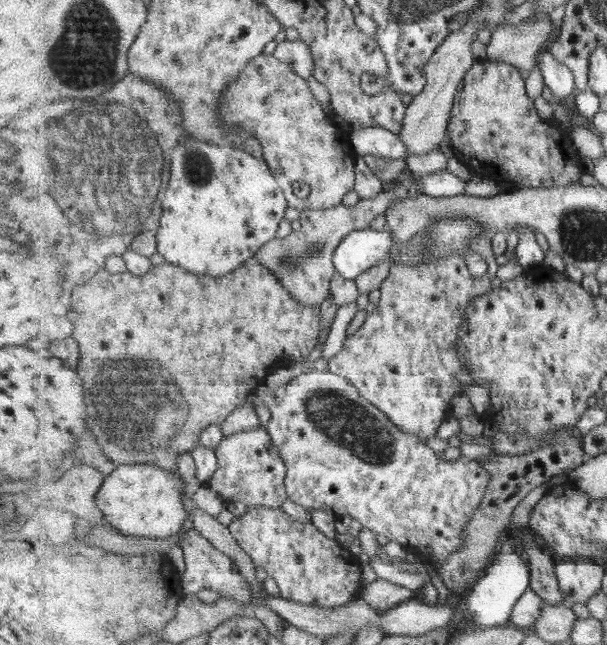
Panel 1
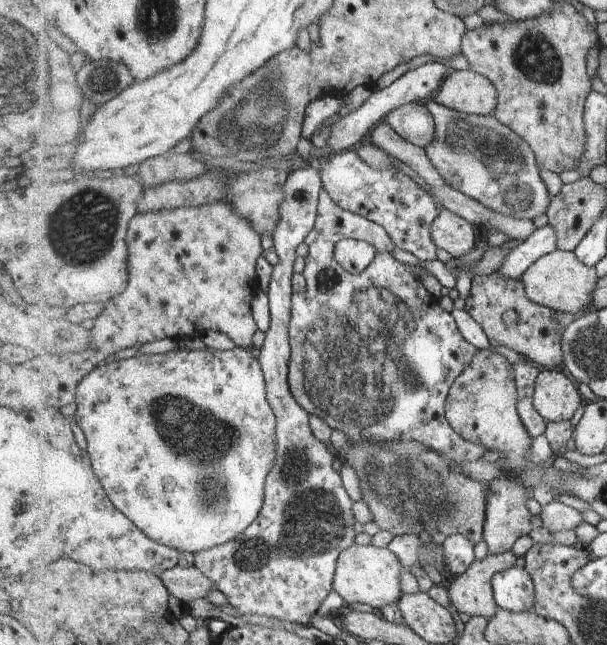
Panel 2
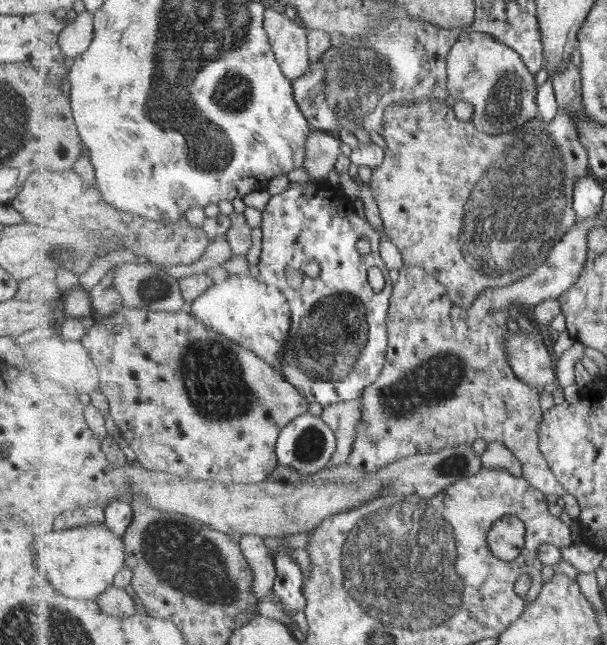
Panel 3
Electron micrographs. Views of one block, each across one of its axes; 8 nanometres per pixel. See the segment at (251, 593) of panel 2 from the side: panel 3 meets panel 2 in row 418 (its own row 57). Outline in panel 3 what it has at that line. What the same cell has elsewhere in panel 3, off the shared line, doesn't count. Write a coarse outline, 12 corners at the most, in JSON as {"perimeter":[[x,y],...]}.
{"perimeter":[[269,7],[265,28],[285,76],[311,64],[307,27]]}

